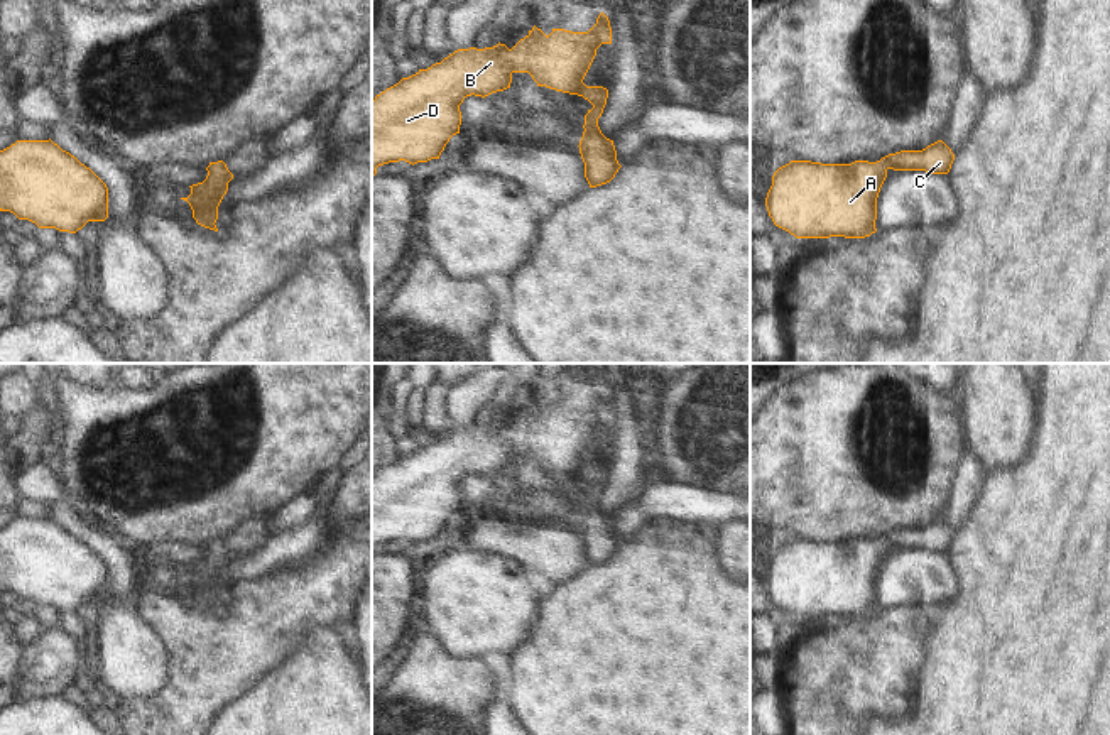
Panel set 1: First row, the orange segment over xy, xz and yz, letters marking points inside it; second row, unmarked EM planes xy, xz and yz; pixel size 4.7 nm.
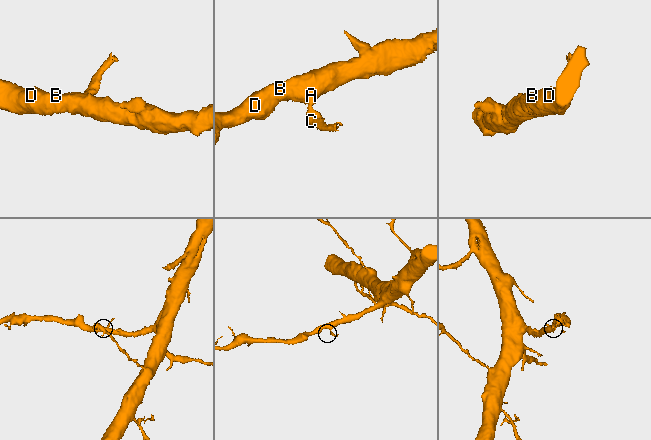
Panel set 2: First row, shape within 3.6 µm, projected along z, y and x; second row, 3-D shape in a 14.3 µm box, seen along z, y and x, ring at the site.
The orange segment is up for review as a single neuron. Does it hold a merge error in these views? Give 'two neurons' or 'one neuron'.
one neuron

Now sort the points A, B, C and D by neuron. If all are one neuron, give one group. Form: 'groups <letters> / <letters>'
groups A B C D

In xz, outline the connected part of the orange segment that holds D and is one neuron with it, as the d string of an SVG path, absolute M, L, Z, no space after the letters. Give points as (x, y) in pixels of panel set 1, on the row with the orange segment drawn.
M603 12L588 32L552 29L546 35L534 25L512 49L500 42L485 49L458 49L441 63L427 69L419 69L409 78L402 78L372 101L372 177L377 174L378 166L389 162L405 161L414 166L439 159L449 139L460 133L460 105L466 96L475 95L485 98L492 93L503 91L510 88L514 73L529 73L537 86L578 95L593 105L585 115L585 132L578 147L590 188L610 182L622 166L617 161L613 140L607 139L598 127L608 90L583 83L601 44L612 44L610 20Z

